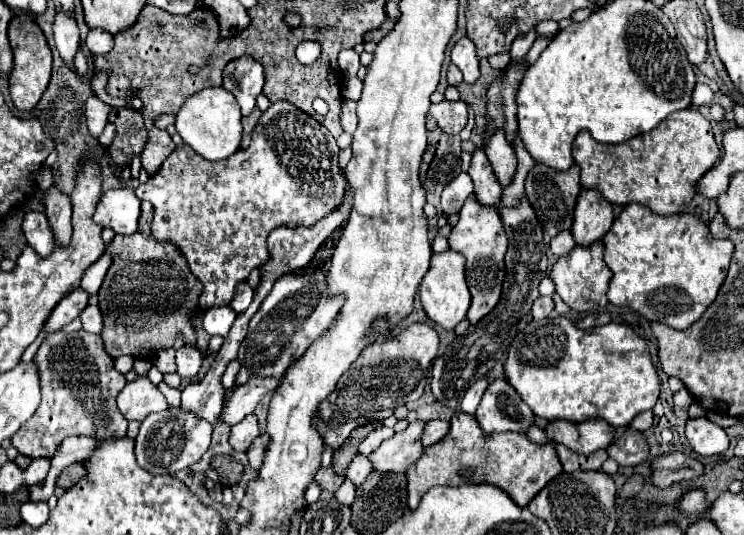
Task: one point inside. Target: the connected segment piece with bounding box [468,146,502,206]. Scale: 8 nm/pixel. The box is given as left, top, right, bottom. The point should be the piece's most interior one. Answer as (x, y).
(487, 189)

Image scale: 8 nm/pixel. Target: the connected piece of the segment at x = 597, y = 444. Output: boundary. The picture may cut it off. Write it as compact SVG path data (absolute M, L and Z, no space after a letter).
M602 418L584 420L582 424L554 420L546 428L546 436L552 442L560 442L576 454L590 454L600 448L608 448L614 440L614 428L610 426L610 440L608 440L608 424Z

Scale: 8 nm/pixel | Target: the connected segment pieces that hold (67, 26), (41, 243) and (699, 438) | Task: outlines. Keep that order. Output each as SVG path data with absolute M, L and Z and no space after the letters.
M60 10L54 20L54 42L60 52L60 56L66 60L68 66L72 66L74 52L80 46L80 32L76 24L76 16L72 12Z
M26 212L24 216L24 236L28 240L28 244L40 254L40 256L48 256L52 252L52 246L54 246L54 234L52 234L52 228L46 220L46 214L44 212Z
M694 418L686 422L686 438L700 456L722 454L728 448L728 436L724 428L708 418Z

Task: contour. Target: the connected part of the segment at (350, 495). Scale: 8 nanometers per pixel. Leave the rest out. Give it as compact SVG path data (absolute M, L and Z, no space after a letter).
M344 480L344 484L338 488L338 492L336 492L336 500L340 502L340 504L352 504L354 502L354 496L356 496L356 486L354 486L354 482L352 480Z

